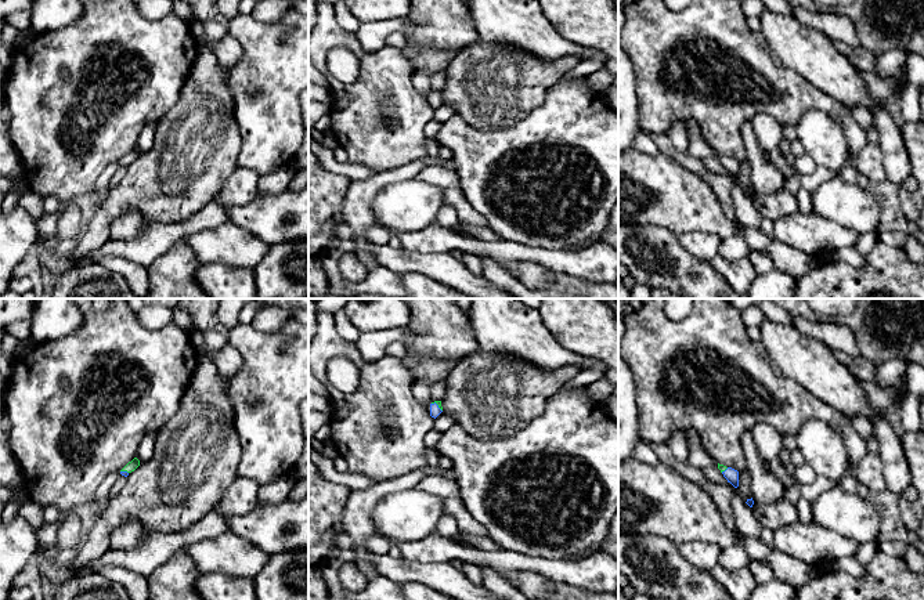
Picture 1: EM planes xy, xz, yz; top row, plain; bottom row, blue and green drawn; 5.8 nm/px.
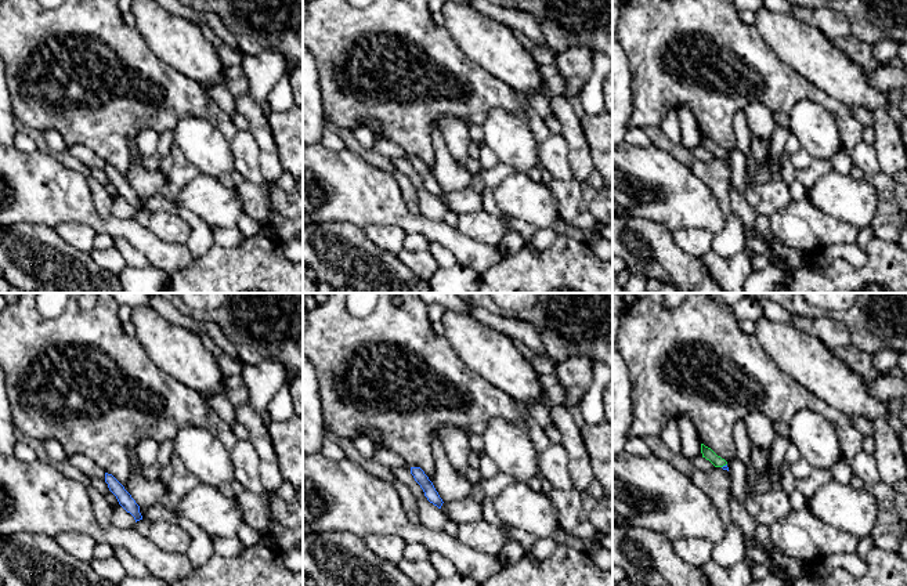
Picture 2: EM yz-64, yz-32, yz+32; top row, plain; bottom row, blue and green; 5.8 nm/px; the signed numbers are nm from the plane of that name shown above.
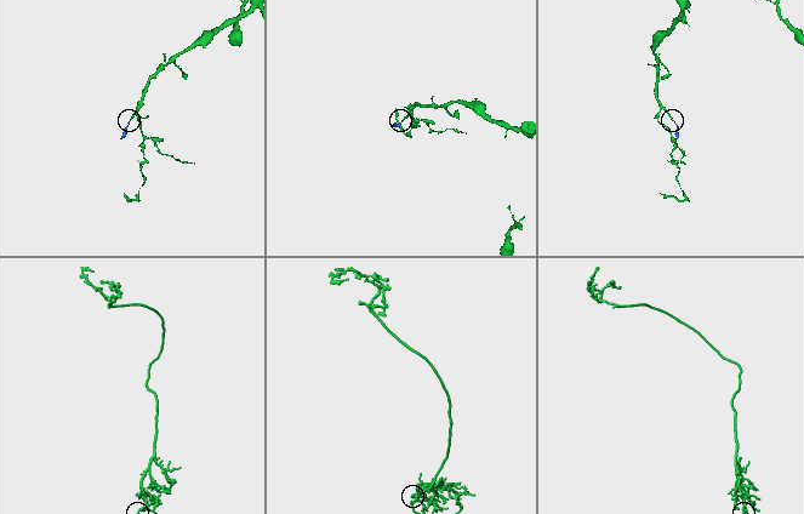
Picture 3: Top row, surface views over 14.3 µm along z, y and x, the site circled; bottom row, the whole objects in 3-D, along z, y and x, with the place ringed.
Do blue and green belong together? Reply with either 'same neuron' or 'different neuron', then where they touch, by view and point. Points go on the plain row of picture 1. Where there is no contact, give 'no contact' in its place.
same neuron | xz (437, 96)

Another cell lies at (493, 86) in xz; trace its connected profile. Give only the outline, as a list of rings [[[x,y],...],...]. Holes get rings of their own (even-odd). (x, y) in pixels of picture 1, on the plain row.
[[[479,40],[461,50],[444,69],[443,104],[454,106],[455,113],[480,130],[509,129],[541,106],[549,88],[575,68],[578,62],[574,55],[544,61],[510,44]]]

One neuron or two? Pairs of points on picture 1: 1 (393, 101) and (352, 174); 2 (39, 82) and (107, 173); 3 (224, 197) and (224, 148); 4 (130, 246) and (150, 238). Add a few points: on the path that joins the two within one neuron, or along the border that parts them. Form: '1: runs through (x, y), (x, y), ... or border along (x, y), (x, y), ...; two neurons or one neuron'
1: border along (349, 161), (376, 170); two neurons
2: border along (119, 161), (112, 161), (101, 172), (96, 187); two neurons
3: border along (237, 166), (213, 199); two neurons
4: runs through (134, 246), (141, 246), (145, 242); one neuron

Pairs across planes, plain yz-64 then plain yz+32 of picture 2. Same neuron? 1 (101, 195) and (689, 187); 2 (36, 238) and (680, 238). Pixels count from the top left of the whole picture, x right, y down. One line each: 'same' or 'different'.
1: different
2: different

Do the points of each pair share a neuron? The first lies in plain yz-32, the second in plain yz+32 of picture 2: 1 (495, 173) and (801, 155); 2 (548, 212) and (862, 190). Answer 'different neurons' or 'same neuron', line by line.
1: different neurons
2: same neuron

